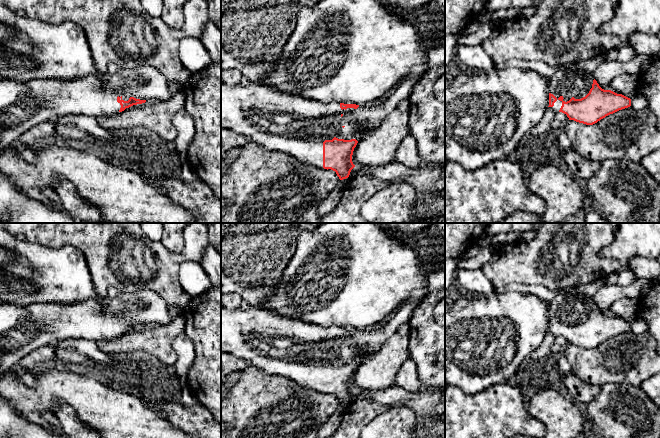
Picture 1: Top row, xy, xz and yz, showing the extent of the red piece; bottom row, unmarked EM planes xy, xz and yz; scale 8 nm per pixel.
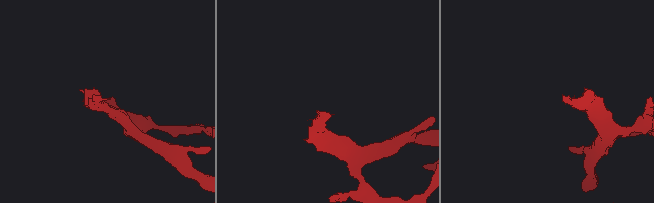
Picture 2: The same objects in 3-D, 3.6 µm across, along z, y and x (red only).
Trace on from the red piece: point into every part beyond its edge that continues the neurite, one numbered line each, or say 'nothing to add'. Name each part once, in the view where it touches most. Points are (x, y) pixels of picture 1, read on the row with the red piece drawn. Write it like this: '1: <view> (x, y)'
1: yz (568, 83)

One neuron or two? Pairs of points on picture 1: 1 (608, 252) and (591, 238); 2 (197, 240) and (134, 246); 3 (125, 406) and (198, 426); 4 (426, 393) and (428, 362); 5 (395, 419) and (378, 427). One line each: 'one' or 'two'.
1: two
2: one
3: two
4: two
5: one

